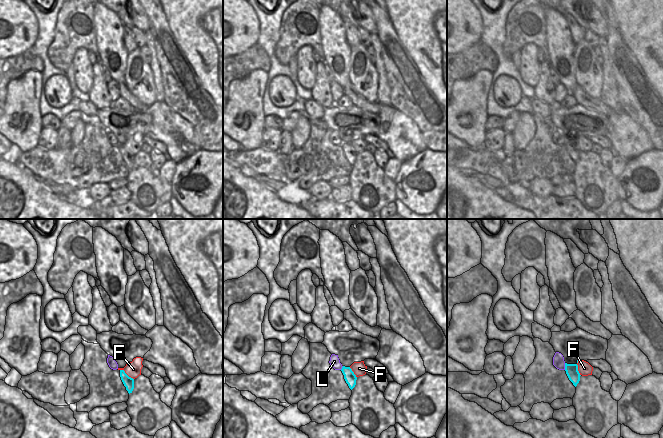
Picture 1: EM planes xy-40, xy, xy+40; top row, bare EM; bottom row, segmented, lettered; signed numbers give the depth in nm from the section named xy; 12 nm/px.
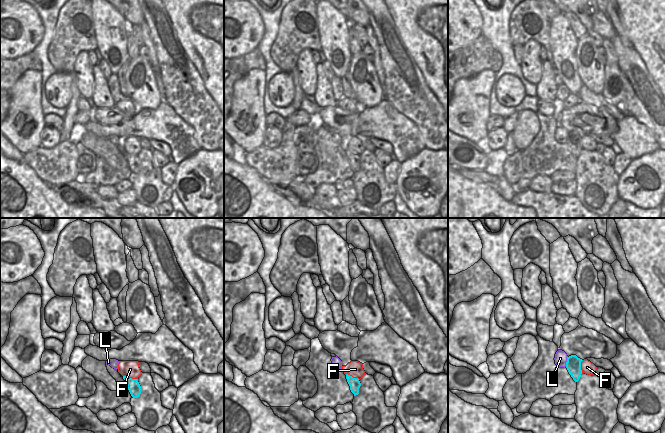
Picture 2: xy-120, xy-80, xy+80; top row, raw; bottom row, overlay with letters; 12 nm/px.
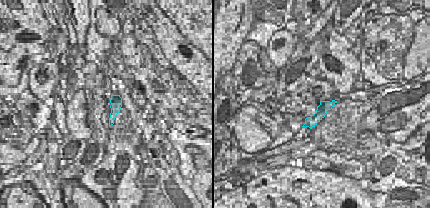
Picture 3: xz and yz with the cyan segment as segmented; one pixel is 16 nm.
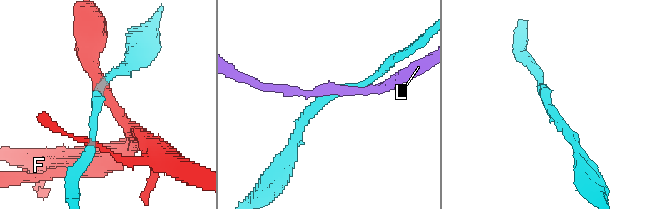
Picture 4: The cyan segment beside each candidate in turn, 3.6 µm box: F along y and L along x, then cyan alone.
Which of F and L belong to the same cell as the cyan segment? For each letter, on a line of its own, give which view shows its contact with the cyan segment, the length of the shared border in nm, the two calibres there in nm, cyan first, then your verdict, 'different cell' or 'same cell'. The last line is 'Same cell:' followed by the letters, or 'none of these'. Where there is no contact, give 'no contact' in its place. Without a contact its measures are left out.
F: xy-40 | 200 nm | 130/190 nm | different cell
L: xy+40 | 80 nm | 150/140 nm | different cell
Same cell: none of these

